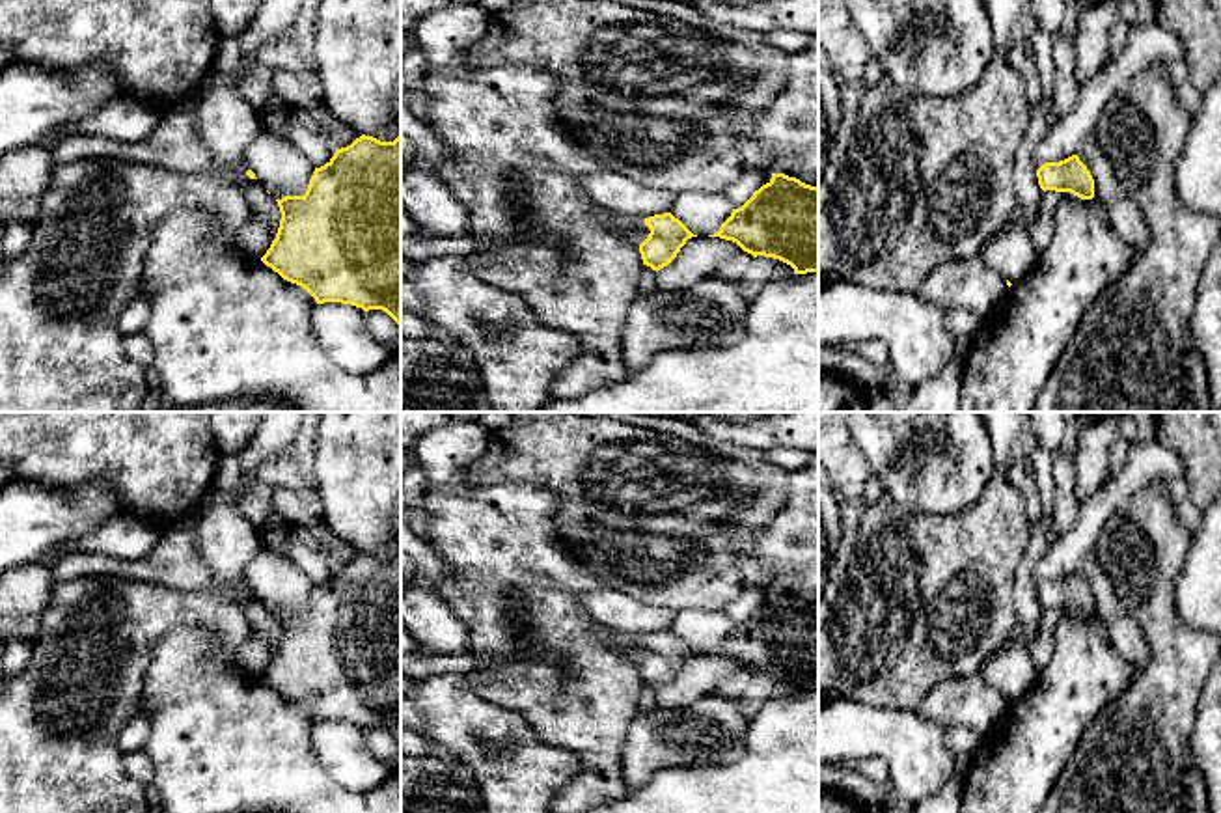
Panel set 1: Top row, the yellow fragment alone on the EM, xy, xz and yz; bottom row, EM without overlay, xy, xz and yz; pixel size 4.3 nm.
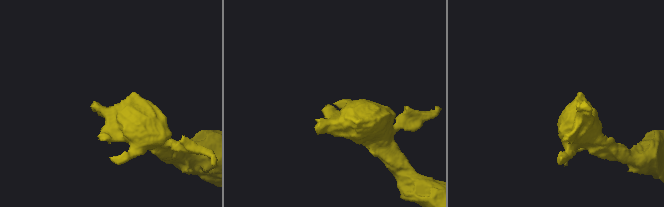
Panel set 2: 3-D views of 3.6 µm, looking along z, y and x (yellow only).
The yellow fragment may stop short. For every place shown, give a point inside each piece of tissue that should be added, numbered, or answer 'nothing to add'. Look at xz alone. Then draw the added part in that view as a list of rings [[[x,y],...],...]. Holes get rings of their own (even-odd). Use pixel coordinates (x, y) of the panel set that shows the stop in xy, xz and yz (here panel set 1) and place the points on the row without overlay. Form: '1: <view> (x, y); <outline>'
1: xz (634, 646); [[[608,630],[604,634],[604,641],[613,647],[613,649],[621,649],[624,655],[632,656],[634,662],[641,662],[651,647],[645,643],[645,640],[641,636],[636,636],[632,632],[623,632],[623,630]]]

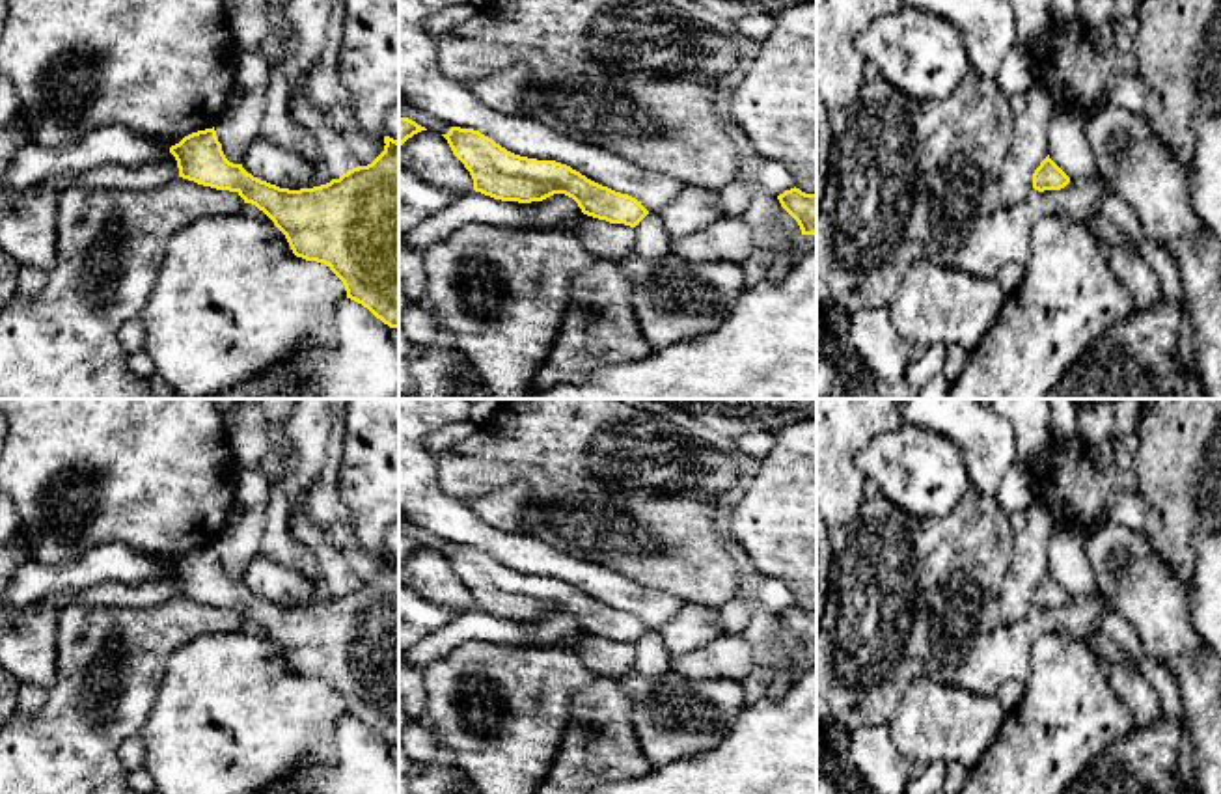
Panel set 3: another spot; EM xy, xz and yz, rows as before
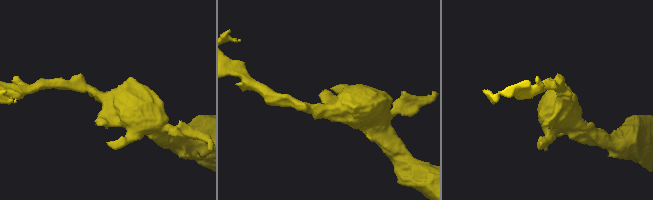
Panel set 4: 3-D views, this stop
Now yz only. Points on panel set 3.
nothing to add

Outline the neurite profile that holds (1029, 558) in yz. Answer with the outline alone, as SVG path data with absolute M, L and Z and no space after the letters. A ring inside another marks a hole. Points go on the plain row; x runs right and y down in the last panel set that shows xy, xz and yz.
M1035 501L1029 509L1027 526L1016 533L1010 567L999 593L999 615L1003 624L1022 621L1033 606L1033 591L1048 574L1048 541L1053 520L1046 507Z

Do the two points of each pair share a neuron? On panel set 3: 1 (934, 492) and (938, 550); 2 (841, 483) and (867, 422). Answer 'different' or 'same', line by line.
1: different
2: same

